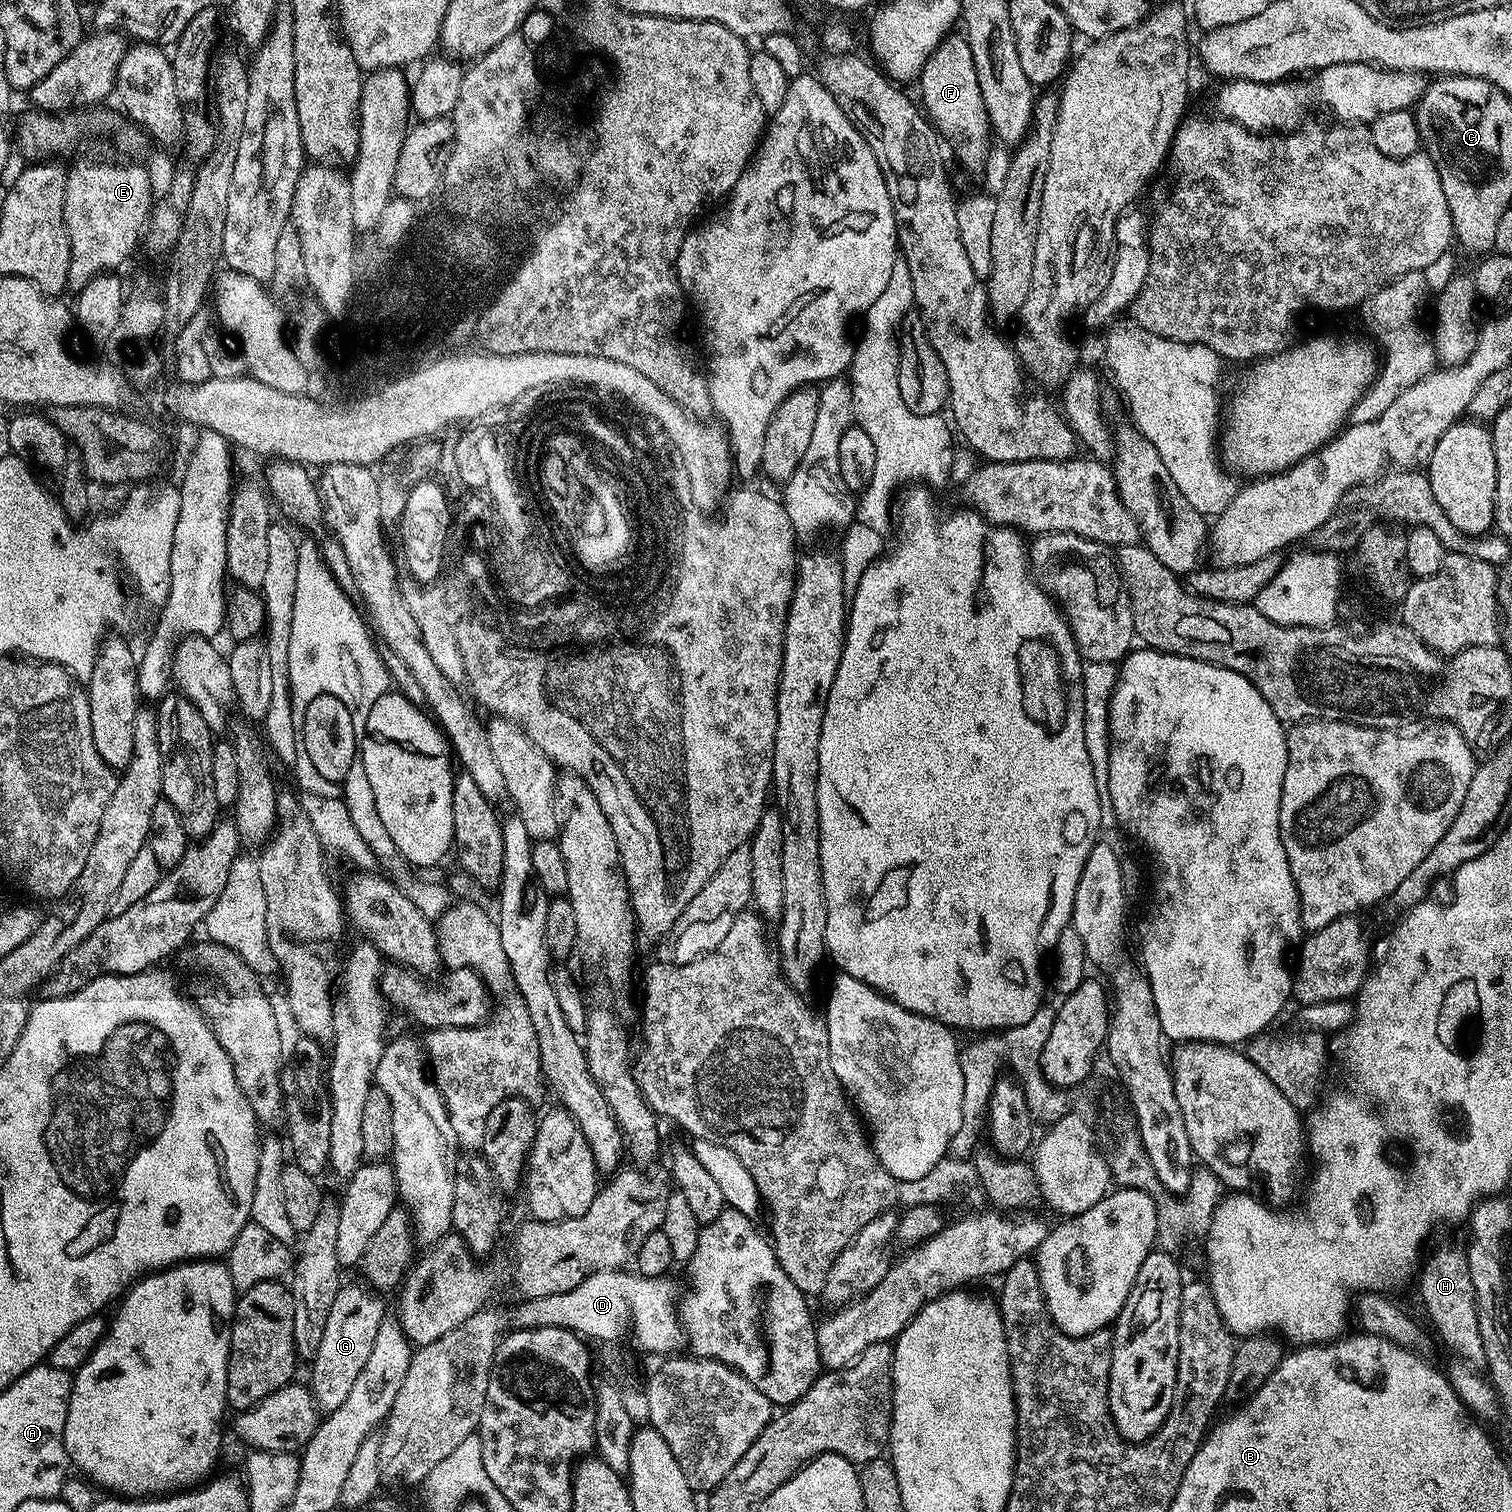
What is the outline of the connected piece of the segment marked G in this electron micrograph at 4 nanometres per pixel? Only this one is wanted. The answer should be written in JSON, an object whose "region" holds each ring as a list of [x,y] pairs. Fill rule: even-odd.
{"region":[[[345,1283],[337,1291],[334,1304],[330,1308],[322,1342],[318,1345],[316,1355],[310,1360],[312,1365],[312,1396],[316,1399],[316,1407],[327,1414],[338,1410],[342,1402],[350,1394],[358,1374],[366,1366],[370,1358],[370,1350],[374,1350],[374,1338],[378,1338],[378,1326],[386,1318],[381,1293],[360,1284]],[[361,1284],[361,1285],[360,1285]]]}

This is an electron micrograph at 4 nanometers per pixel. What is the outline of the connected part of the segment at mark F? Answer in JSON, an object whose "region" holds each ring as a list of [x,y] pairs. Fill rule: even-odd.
{"region":[[[963,34],[945,36],[942,43],[934,50],[934,54],[930,54],[926,66],[920,72],[919,84],[918,100],[932,127],[947,139],[948,136],[952,139],[958,163],[965,164],[972,172],[978,171],[988,160],[990,129],[968,37]]]}

